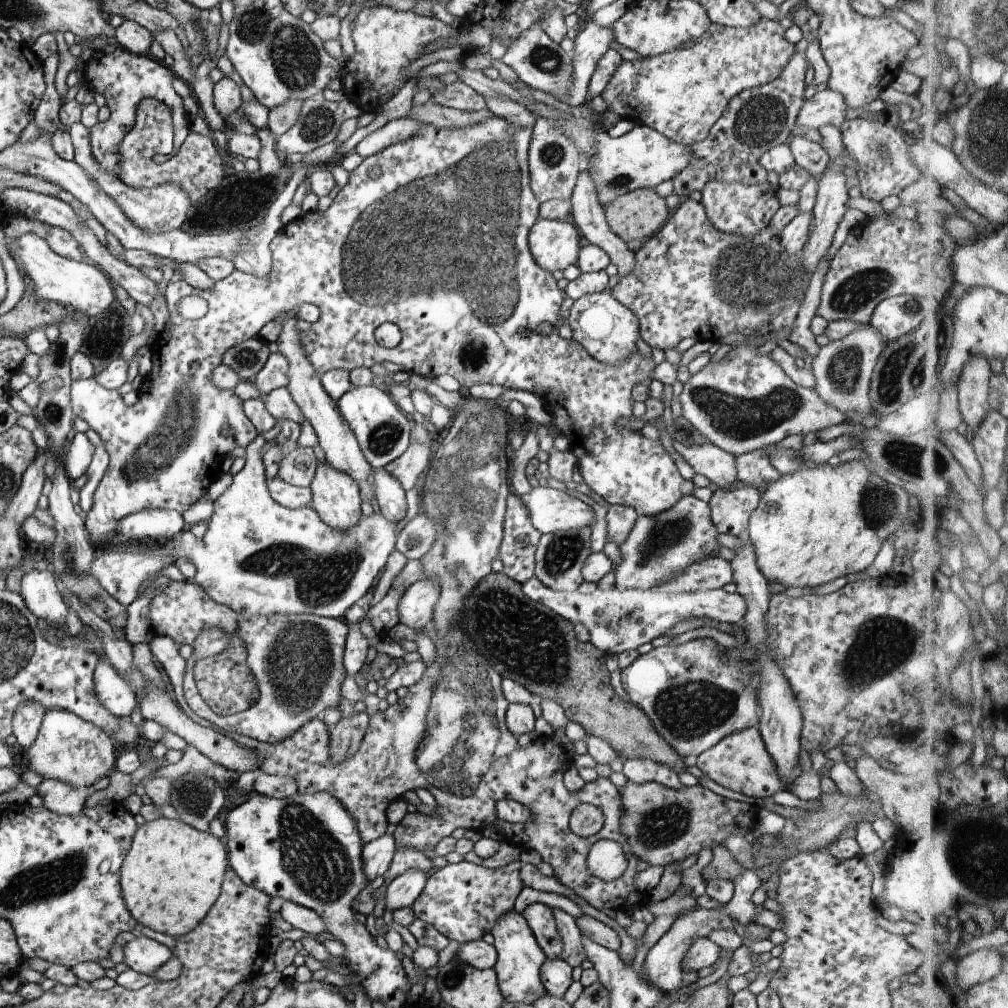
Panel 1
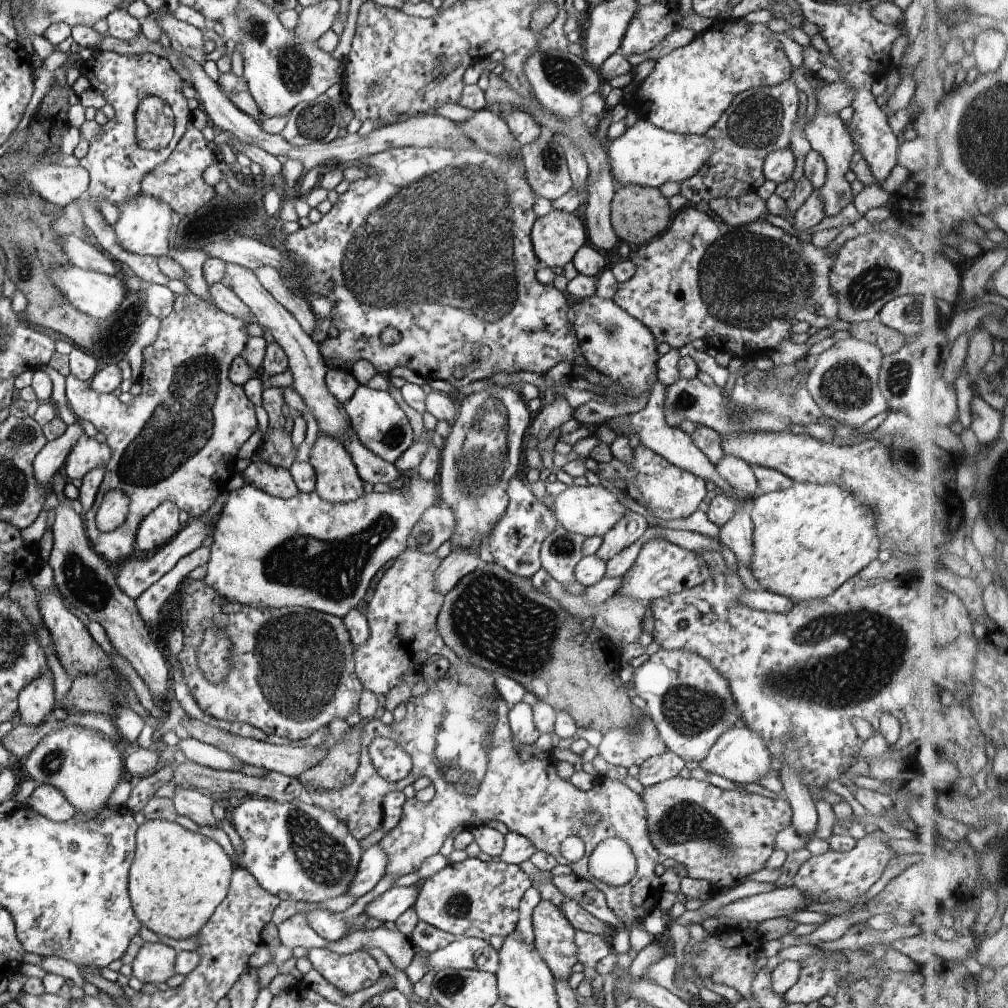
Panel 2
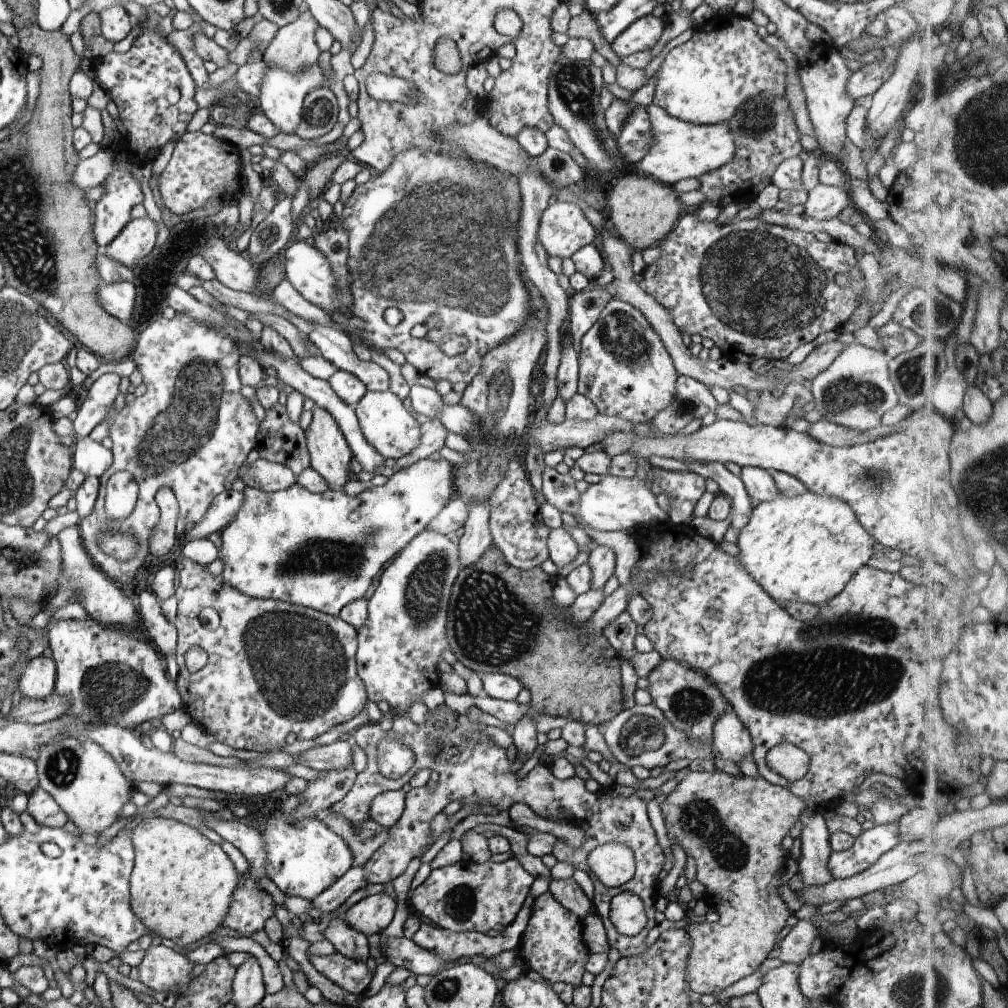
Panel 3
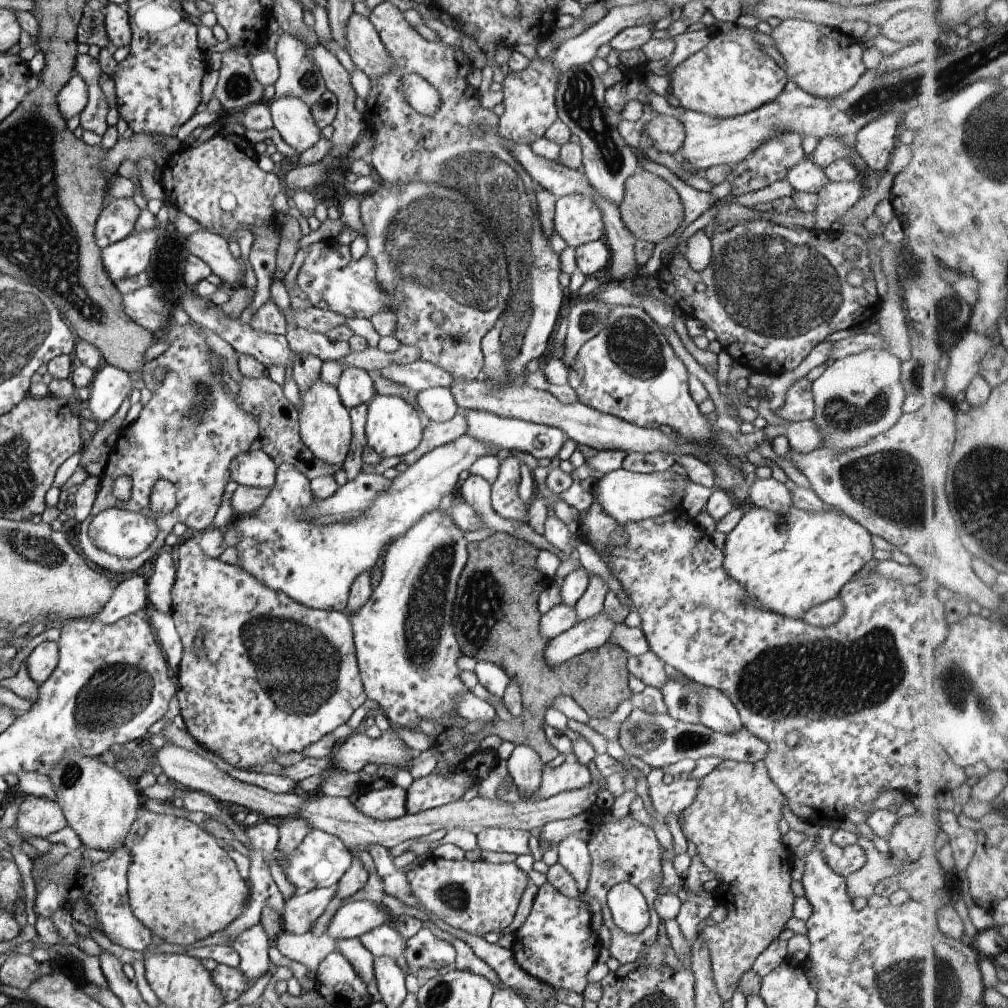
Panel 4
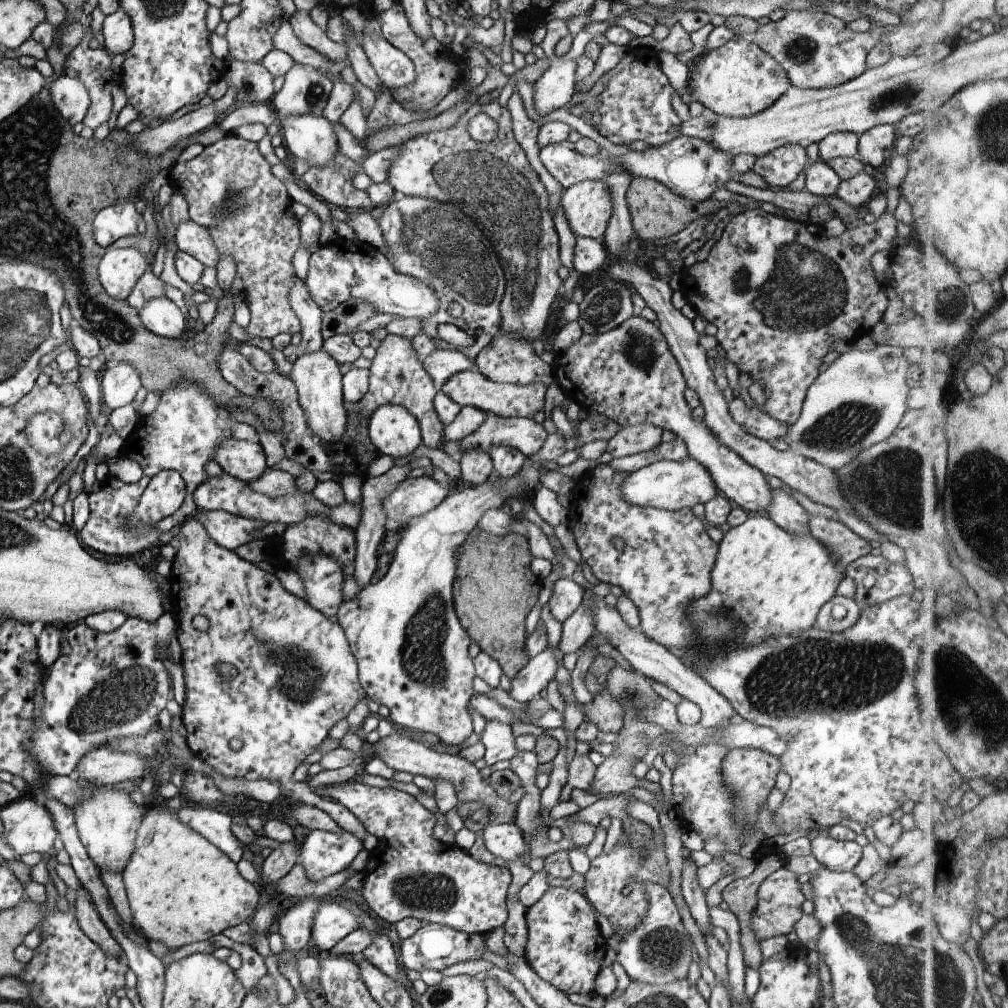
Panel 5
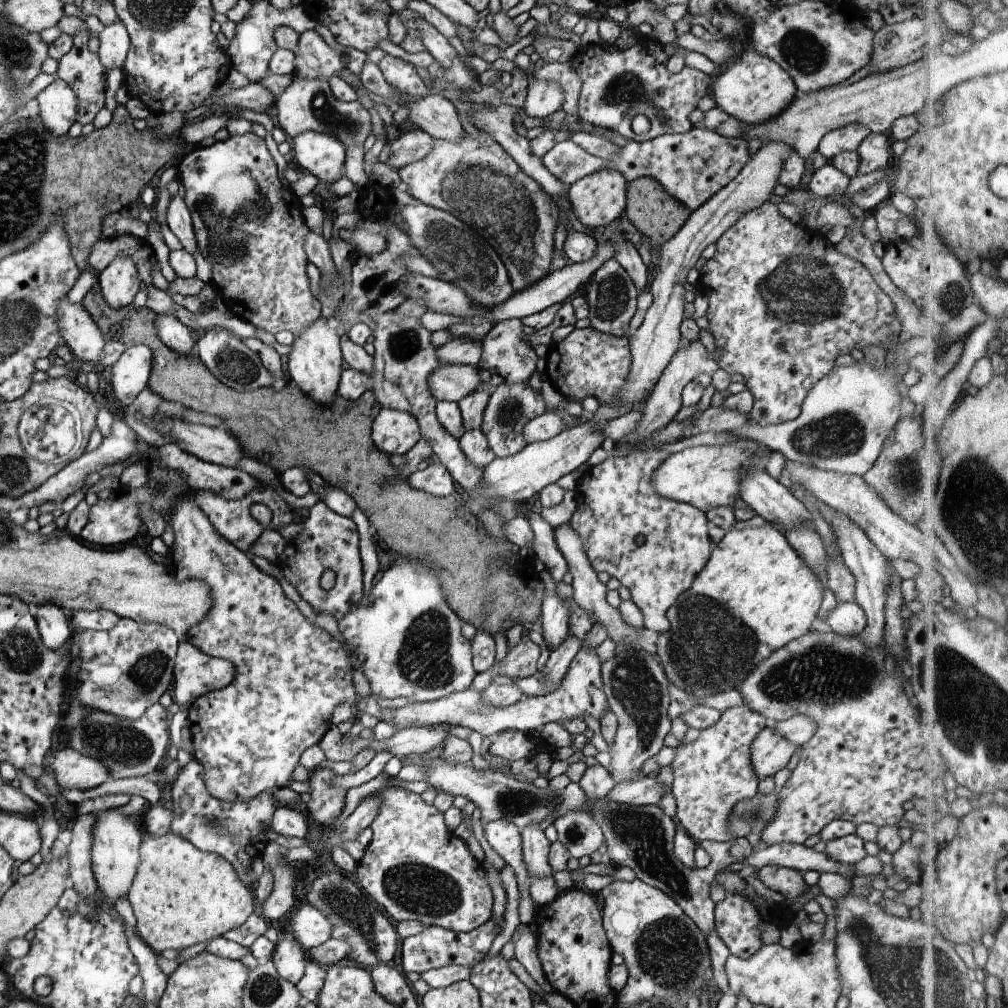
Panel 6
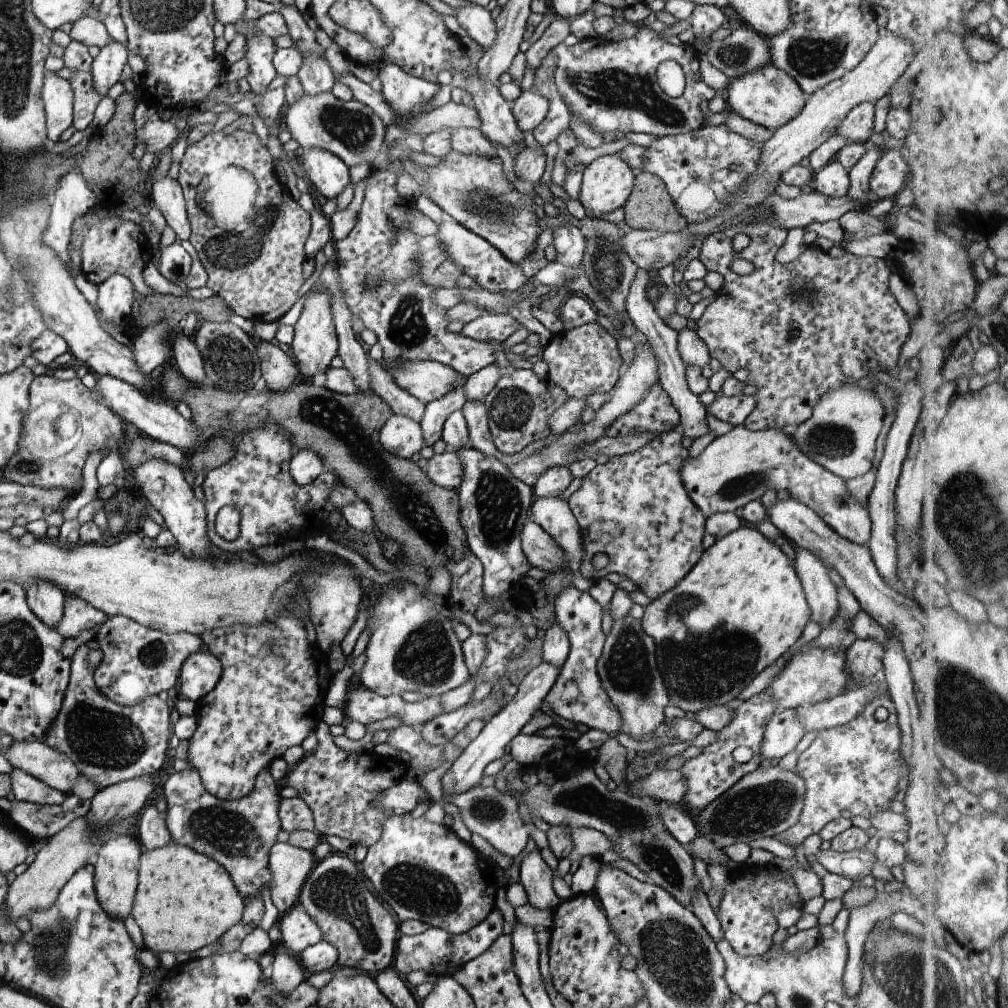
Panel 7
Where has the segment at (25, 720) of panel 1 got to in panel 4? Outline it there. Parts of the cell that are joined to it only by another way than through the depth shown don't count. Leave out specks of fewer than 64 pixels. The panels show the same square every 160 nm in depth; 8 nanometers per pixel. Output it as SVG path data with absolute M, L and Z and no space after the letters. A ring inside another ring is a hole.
M44 641L36 646L27 658L27 670L30 678L40 686L53 672L58 664L59 646L55 641Z

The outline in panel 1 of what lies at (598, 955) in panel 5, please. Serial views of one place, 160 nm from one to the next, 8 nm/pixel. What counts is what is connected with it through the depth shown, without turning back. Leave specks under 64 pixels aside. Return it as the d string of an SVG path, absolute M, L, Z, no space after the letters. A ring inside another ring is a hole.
M533 903L522 915L526 918L546 958L560 959L563 953L563 940L558 932L552 908L544 903Z

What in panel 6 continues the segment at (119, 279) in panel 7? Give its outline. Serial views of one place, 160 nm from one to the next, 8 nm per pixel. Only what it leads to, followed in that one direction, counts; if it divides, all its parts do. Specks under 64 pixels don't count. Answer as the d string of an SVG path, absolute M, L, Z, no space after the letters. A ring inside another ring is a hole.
M124 257L113 260L99 273L97 283L104 300L115 309L128 306L142 288L134 261Z

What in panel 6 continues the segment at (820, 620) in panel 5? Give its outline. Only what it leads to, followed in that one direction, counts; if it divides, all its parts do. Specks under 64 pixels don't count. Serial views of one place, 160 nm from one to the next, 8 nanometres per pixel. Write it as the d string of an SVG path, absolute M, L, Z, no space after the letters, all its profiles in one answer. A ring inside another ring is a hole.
M842 603L828 614L826 622L836 634L856 637L864 630L867 618L858 603Z

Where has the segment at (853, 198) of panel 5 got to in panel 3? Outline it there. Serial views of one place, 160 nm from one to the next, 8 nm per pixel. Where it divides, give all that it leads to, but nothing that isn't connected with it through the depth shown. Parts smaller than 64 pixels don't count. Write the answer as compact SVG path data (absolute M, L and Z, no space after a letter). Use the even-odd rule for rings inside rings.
M818 183L807 194L804 216L816 220L832 220L851 205L849 187Z

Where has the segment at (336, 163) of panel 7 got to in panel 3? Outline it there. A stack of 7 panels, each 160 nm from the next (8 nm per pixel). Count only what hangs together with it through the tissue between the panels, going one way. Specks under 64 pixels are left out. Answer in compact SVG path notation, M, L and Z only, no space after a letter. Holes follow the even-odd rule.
M314 63L304 71L298 71L292 74L286 71L284 67L278 65L267 64L267 73L261 86L261 93L257 101L257 109L270 119L281 132L286 134L293 134L296 127L300 124L303 112L303 102L308 91L314 85L325 85L330 78L332 78L332 70L322 69L319 63Z

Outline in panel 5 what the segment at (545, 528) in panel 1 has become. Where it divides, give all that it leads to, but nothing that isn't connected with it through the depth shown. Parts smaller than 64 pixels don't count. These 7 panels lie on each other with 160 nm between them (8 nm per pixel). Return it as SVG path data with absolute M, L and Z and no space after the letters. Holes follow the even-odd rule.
M689 456L679 461L660 460L631 472L623 480L621 494L633 505L675 511L692 509L697 504L705 505L719 494L719 490L709 470L694 457Z

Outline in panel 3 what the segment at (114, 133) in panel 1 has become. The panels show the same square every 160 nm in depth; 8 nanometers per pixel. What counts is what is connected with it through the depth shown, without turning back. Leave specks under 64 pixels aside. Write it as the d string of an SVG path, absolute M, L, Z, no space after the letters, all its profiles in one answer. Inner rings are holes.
M154 20L140 24L143 26L141 35L125 53L112 50L94 60L98 80L110 90L126 132L125 138L120 138L106 151L113 155L126 153L133 164L150 159L152 152L170 141L179 140L188 131L188 123L199 109L195 101L198 91L195 80L180 51L165 34L155 30L157 24ZM116 158L112 172L102 184L106 193L94 208L93 233L100 248L108 246L131 221L132 208L142 202L144 195L134 176L120 168Z

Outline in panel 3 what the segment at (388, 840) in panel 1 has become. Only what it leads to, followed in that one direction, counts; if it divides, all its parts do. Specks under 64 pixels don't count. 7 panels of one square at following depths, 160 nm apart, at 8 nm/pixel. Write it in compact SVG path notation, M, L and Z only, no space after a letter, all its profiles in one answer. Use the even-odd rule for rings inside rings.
M352 867L343 877L340 877L333 885L330 885L328 889L321 892L310 902L323 914L334 912L354 894L355 890L362 887L362 880L364 879L363 867Z

